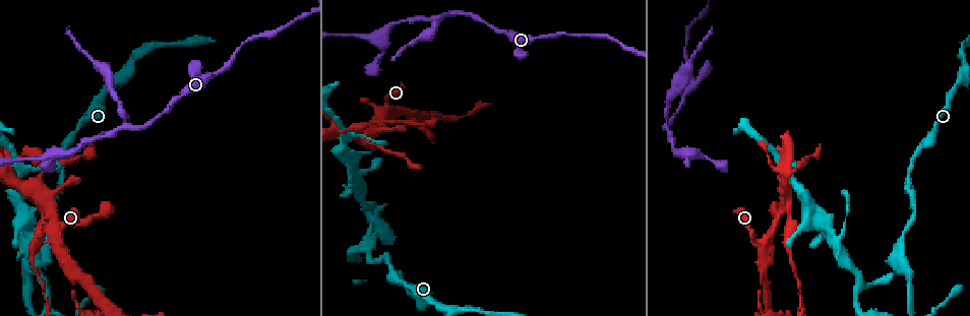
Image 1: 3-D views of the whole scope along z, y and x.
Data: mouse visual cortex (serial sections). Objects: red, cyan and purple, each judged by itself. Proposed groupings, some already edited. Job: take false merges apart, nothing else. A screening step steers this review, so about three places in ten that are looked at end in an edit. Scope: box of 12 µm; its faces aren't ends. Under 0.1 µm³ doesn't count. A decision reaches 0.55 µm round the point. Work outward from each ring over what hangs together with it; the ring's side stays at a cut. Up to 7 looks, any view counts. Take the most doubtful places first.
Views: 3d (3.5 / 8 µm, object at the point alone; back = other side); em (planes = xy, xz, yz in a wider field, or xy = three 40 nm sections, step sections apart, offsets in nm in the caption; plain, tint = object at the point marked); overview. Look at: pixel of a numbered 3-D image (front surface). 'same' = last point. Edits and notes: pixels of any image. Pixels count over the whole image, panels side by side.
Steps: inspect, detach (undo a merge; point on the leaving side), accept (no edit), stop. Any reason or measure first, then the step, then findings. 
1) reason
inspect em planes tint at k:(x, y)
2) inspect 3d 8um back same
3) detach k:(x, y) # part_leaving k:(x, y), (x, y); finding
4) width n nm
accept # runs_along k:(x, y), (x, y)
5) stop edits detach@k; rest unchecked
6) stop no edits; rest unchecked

side arm on a straight run
inspect 3d 3.5um at 1:(45, 204)

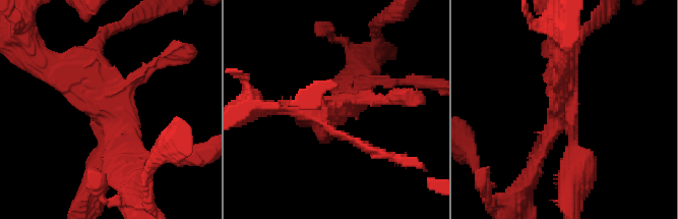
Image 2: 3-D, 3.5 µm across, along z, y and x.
shape alone is not enough
inspect em xy step 1 tint at 2:(559, 110)

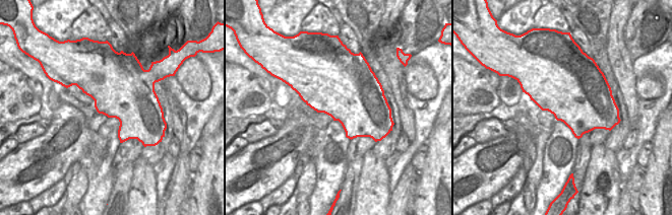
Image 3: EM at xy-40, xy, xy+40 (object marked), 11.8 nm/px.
detach 2:(324, 140) # part_leaving 2:(569, 117), (574, 149), (571, 208); a second cell is stuck on

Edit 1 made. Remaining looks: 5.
see it whole again
inspect overview

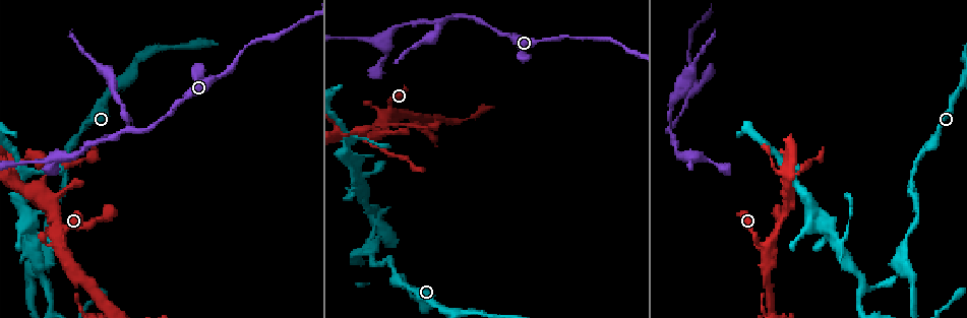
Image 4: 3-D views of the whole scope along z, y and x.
three-way junction
inspect 3d 3.5um back at 4:(75, 275)

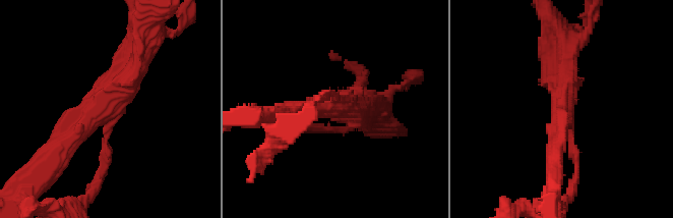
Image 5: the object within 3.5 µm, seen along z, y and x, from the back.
arms 3; arm_widths 100, 300, 400 nm
inspect em xy step 3 tint at 5:(562, 101)

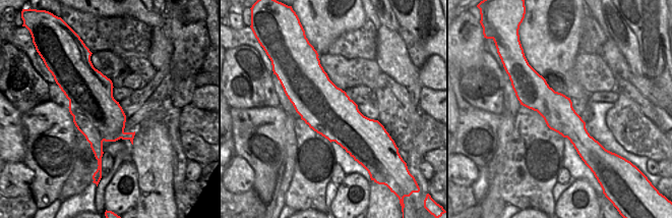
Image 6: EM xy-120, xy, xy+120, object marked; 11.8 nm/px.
inspect em xy step 5 tint same

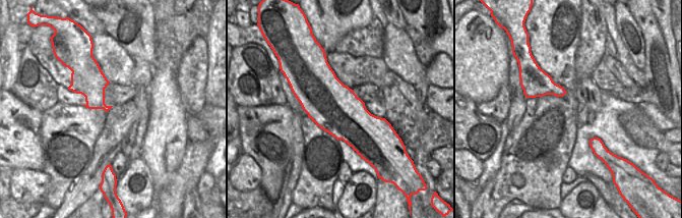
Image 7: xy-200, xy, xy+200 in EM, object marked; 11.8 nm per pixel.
accept # runs_along 5:(140, 39), (130, 73), (56, 152); one cell here

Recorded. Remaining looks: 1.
stop edits detach@2; rest unchecked

